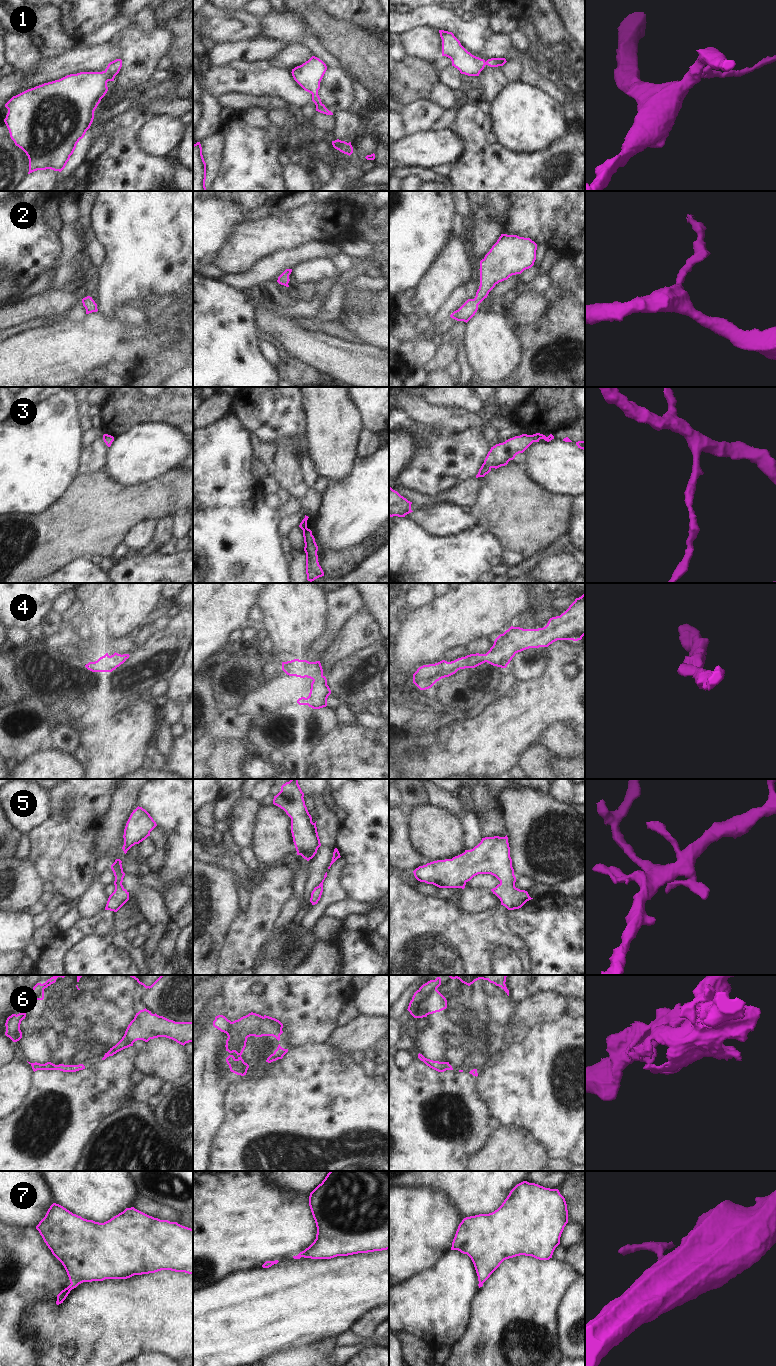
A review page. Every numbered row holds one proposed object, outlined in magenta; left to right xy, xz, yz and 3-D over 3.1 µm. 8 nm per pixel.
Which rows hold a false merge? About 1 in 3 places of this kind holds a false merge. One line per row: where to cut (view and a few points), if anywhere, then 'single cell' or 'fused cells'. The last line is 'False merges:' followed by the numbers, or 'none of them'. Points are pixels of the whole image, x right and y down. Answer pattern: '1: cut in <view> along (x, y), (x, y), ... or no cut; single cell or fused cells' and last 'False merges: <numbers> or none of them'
1: no cut; single cell
2: no cut; single cell
3: no cut; single cell
4: no cut; single cell
5: no cut; single cell
6: cut in xz along (263, 1017), (260, 1023), (261, 1033), (254, 1035); fused cells
7: no cut; single cell
False merges: 6

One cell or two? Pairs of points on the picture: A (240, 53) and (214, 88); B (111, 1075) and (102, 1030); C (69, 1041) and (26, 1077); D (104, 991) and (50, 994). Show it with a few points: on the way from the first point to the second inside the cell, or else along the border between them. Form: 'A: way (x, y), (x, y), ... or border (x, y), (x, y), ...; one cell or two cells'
A: border (228, 65), (211, 68); two cells
B: border (128, 1046), (86, 1068); two cells
C: border (16, 1059), (26, 1062); two cells
D: way (91, 994), (63, 994); one cell

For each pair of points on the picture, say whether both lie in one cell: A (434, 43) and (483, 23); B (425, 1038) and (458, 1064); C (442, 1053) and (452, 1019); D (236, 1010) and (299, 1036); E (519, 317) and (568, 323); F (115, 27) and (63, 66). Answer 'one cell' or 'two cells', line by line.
A: two cells
B: one cell
C: one cell
D: one cell
E: two cells
F: two cells

